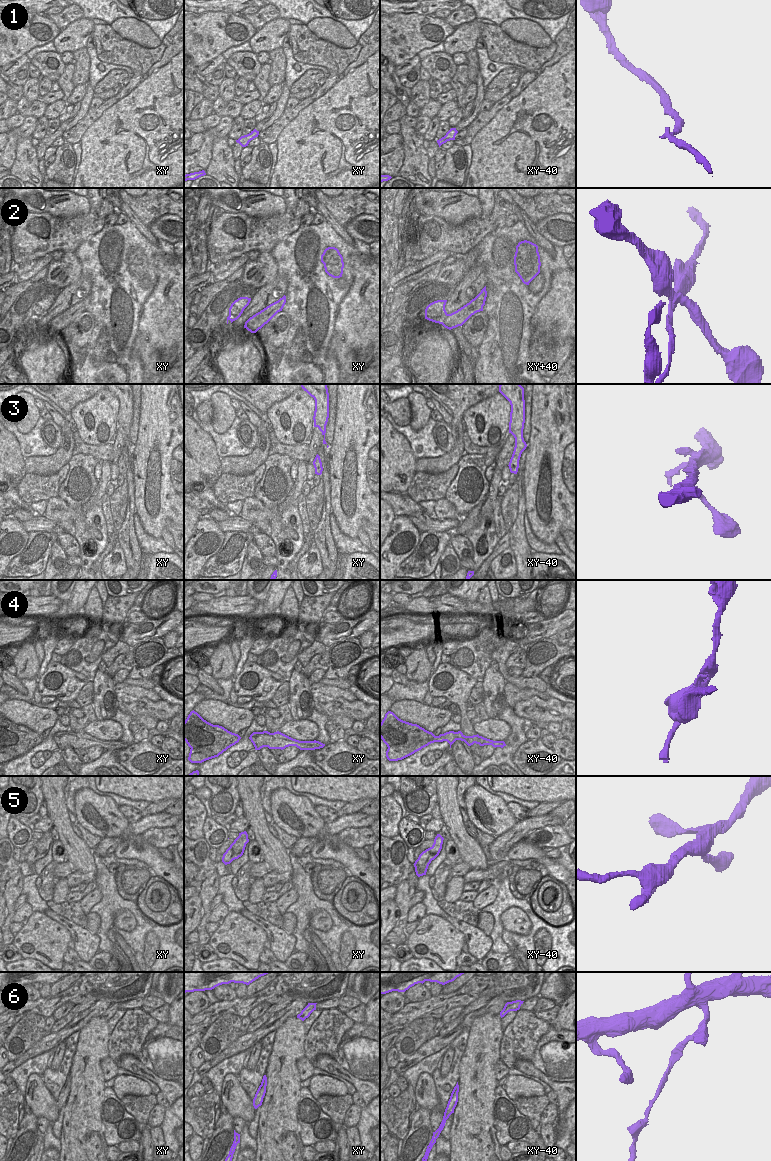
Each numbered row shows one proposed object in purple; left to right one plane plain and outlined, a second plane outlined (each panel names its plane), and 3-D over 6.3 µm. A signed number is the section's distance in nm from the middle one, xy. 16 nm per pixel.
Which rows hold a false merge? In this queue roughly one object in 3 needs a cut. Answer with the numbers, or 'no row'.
2, 4, 6.

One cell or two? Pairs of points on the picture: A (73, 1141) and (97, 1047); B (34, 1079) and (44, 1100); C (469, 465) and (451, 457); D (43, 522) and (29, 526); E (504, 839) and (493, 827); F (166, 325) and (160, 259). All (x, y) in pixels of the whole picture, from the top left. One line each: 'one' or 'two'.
A: one
B: one
C: two
D: one
E: two
F: one

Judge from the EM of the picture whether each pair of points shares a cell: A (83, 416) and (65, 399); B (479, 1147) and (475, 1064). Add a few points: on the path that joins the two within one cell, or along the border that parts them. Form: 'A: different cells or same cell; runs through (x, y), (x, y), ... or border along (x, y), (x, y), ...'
A: different cells; border along (94, 394), (80, 401), (69, 412)
B: same cell; runs through (478, 1126), (478, 1085)

